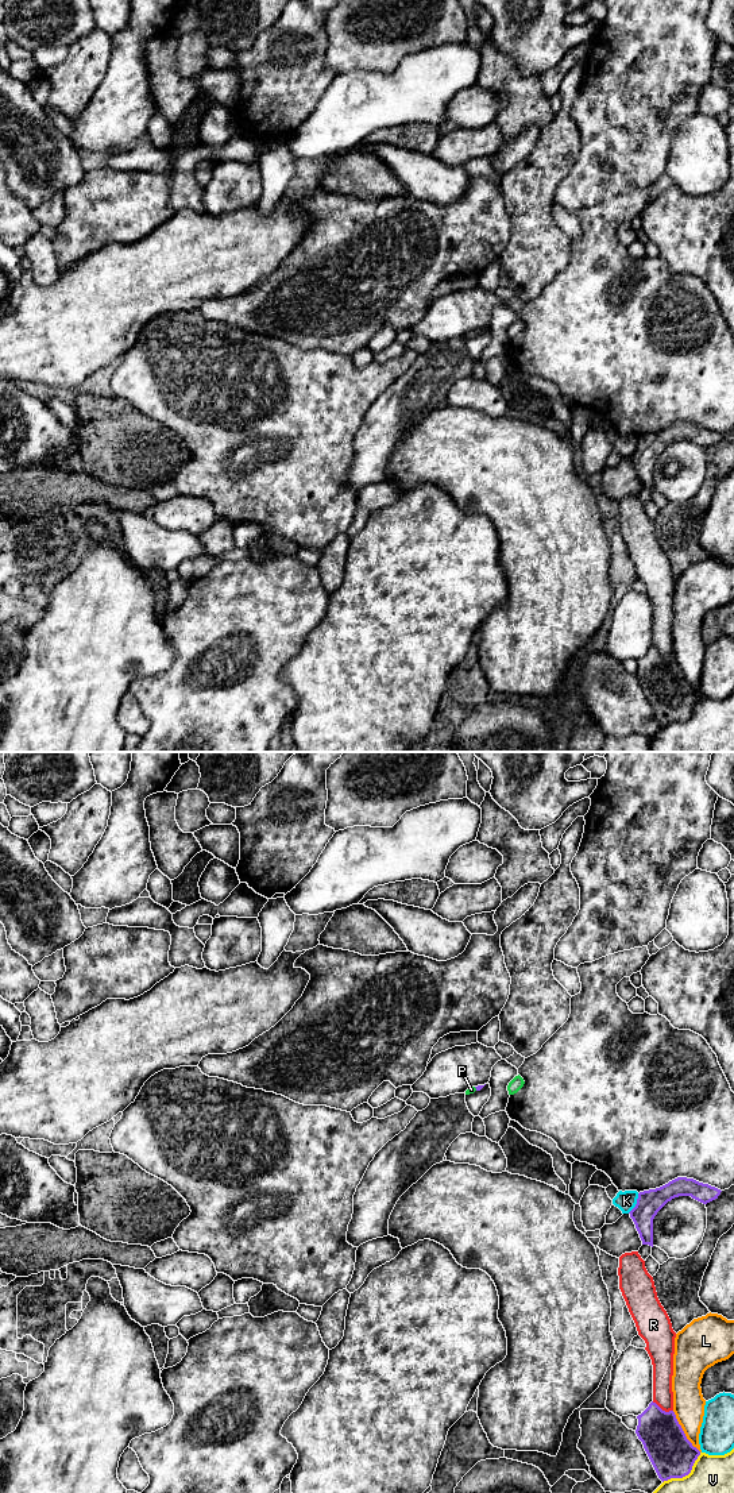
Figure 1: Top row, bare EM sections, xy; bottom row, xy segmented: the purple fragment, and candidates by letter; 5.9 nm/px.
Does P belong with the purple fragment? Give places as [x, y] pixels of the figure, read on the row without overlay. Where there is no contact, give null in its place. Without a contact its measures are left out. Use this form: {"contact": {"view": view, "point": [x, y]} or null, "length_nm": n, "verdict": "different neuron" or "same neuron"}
{"contact": {"view": "xy", "point": [475, 331]}, "length_nm": 30, "verdict": "same neuron"}

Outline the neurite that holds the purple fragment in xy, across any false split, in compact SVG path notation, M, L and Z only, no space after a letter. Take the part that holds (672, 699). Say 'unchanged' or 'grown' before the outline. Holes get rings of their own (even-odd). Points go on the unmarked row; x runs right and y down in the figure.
unchanged; M652 645L649 651L637 660L637 663L638 670L636 678L642 686L658 722L664 726L671 722L683 722L688 720L695 705L700 699L700 695L687 683L675 656L665 656Z

